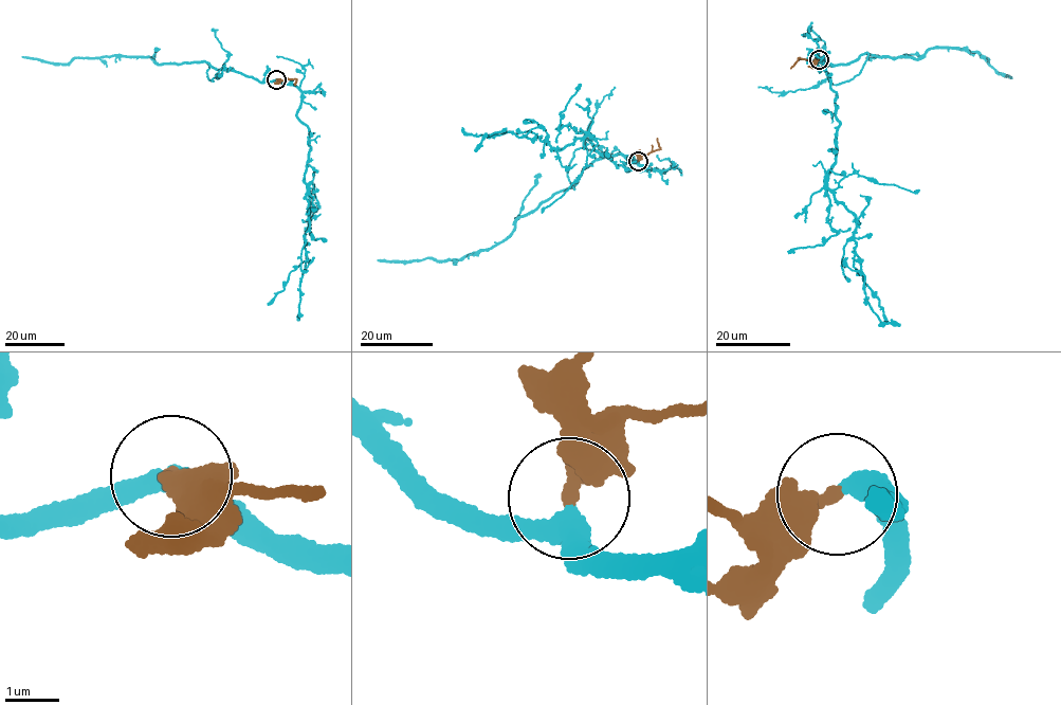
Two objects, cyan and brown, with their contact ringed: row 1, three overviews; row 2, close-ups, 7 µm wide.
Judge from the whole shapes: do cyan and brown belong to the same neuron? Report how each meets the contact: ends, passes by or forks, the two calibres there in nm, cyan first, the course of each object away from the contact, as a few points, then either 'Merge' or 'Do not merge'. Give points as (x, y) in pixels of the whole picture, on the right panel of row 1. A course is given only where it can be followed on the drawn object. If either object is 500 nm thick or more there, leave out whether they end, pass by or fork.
At the ring cyan passes by. At the ring brown ends. Thickness 360 nm (cyan) against 360 nm. Course of cyan: (819, 59), (823, 61), (820, 69), (847, 65), (864, 54), (916, 60), (937, 48), (967, 49), (1010, 77). Course of brown: (819, 59), (812, 62), (799, 57), (790, 69). Merge

